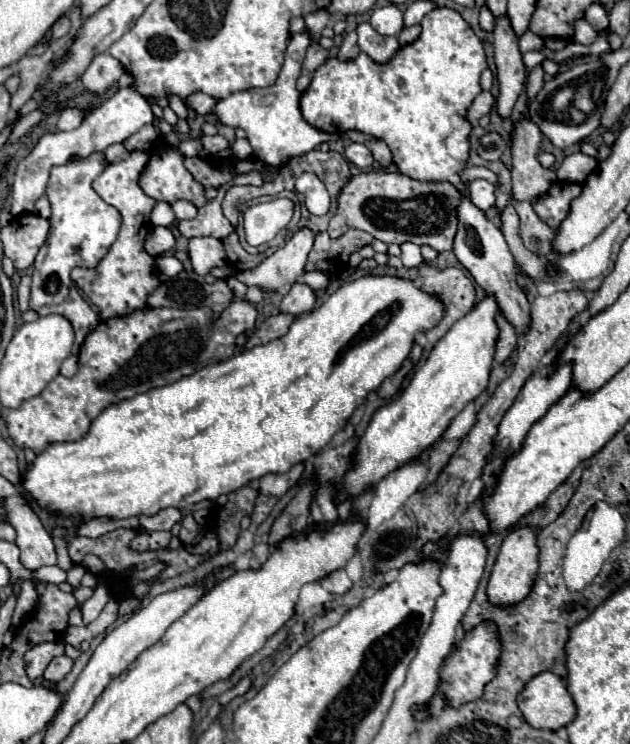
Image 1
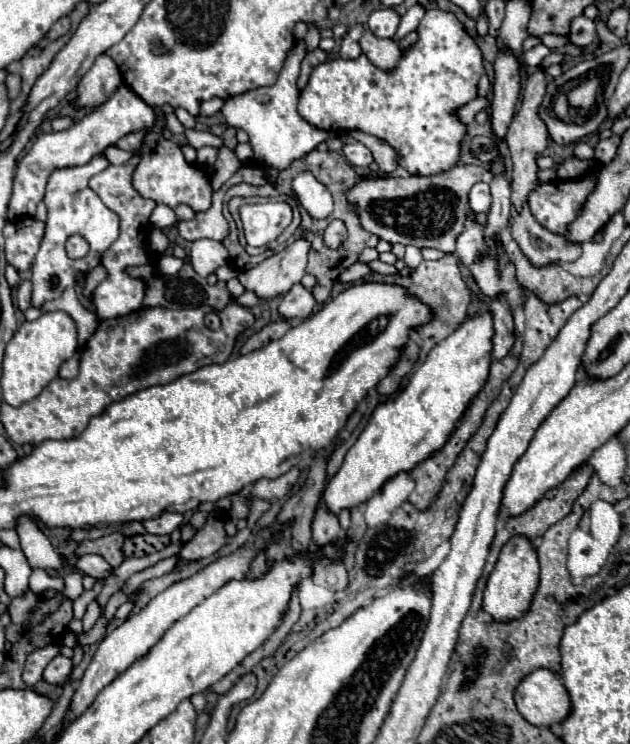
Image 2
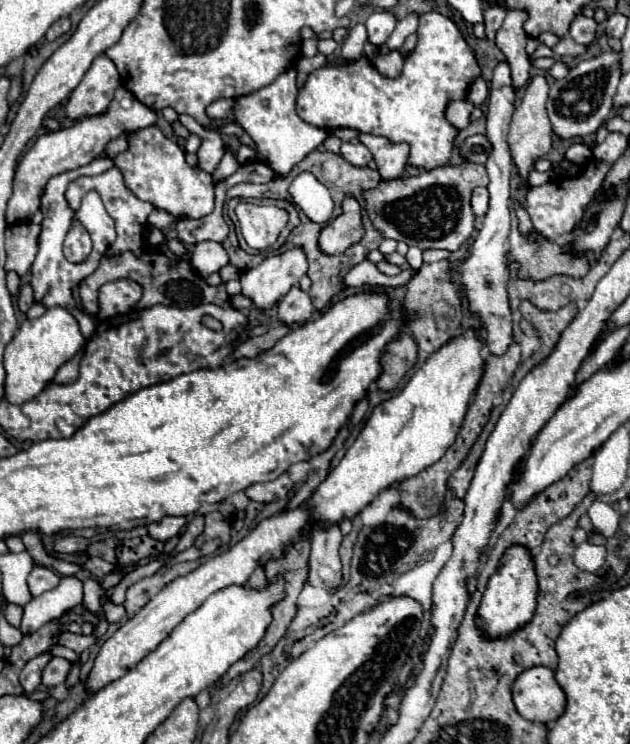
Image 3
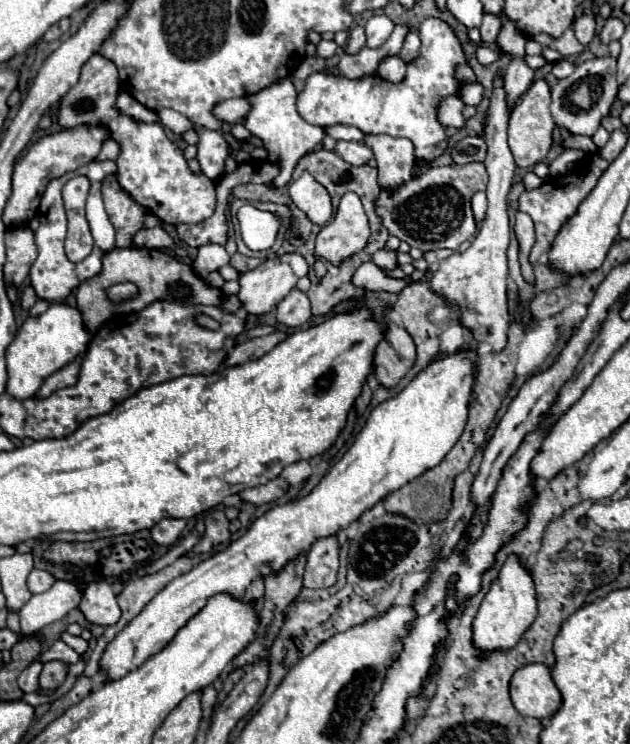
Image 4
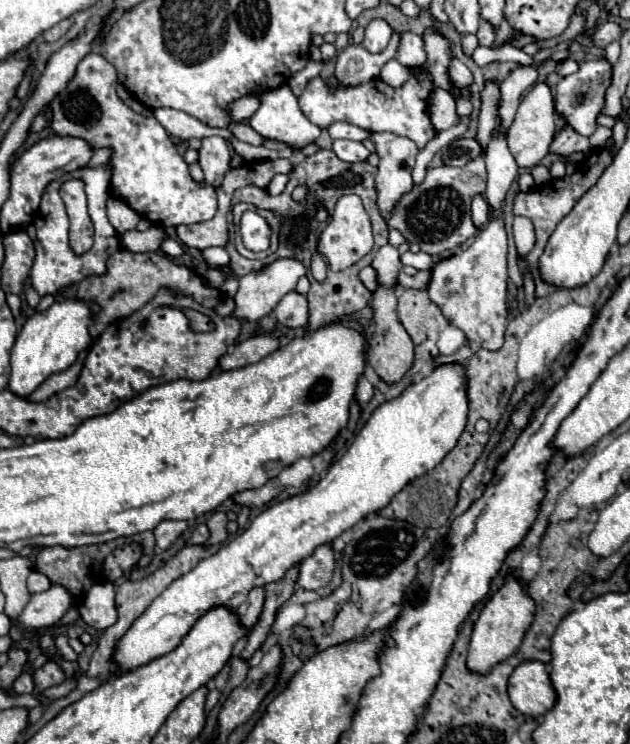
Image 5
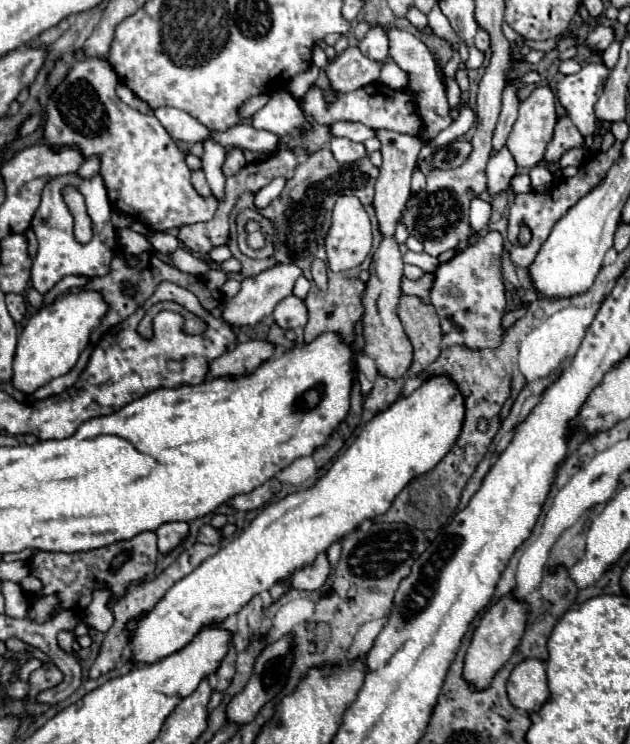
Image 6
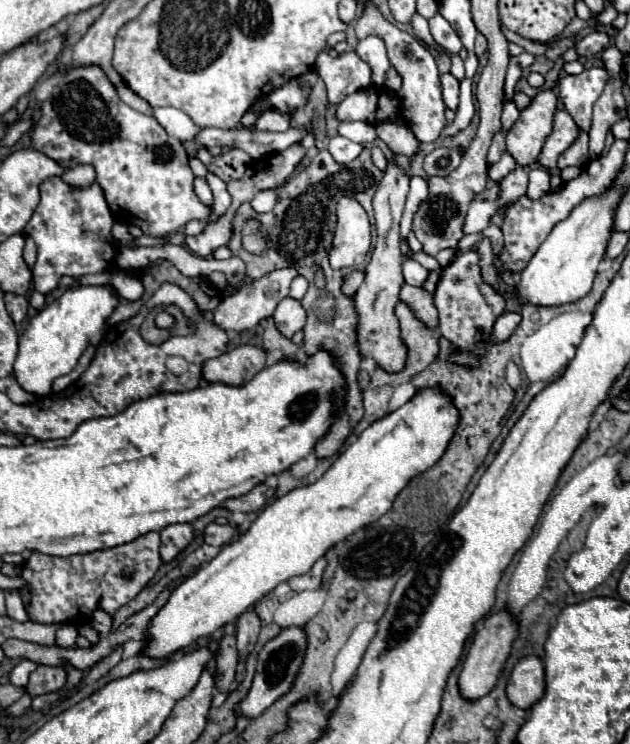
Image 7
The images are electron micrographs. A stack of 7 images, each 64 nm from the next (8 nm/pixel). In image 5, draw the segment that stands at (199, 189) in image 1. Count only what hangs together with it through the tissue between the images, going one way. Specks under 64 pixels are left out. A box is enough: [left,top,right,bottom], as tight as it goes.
[50,52,216,228]

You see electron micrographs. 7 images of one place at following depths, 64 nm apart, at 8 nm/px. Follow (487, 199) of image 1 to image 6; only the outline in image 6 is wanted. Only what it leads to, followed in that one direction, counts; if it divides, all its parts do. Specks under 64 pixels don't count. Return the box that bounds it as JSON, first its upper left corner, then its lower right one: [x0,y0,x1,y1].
[470,198,492,232]

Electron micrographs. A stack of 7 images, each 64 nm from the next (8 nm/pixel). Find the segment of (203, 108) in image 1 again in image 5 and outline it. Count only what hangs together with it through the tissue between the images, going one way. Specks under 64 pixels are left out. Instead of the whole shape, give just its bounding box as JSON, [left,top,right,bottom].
[228,96,260,122]

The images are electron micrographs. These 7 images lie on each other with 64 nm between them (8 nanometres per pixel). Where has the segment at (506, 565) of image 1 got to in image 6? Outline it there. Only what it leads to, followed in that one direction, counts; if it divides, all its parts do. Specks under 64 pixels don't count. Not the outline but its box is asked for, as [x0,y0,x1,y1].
[462,596,528,690]

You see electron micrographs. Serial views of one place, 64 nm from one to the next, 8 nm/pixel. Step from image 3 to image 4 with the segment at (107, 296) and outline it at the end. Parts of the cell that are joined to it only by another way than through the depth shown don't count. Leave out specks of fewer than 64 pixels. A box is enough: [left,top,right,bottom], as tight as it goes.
[108,284,138,302]

